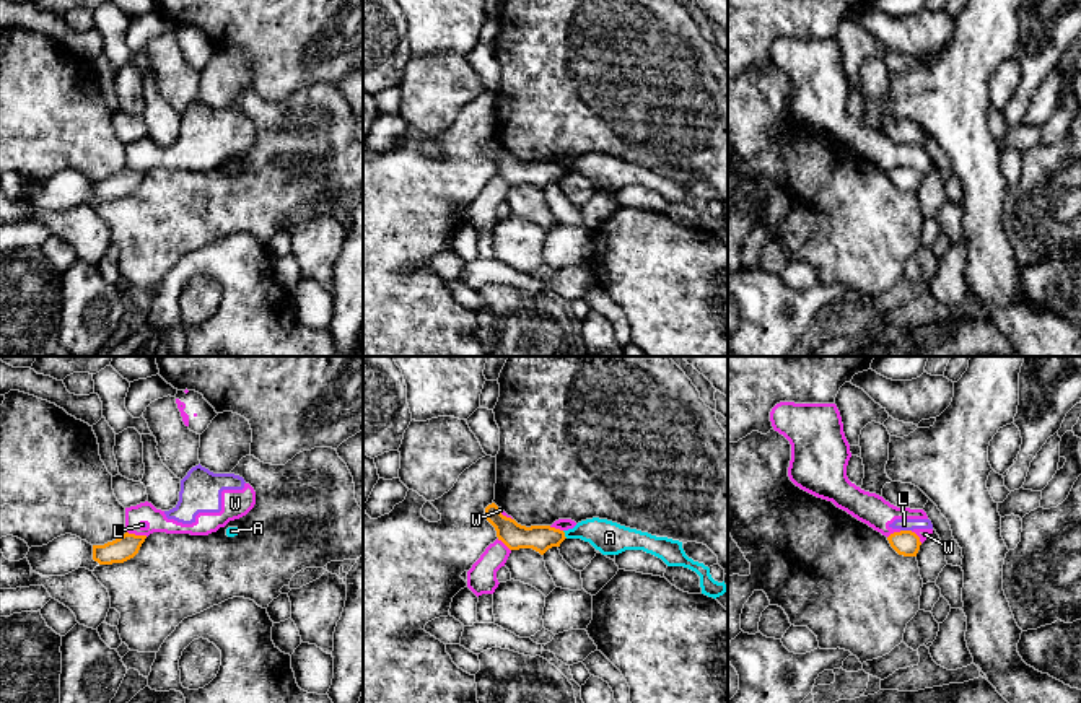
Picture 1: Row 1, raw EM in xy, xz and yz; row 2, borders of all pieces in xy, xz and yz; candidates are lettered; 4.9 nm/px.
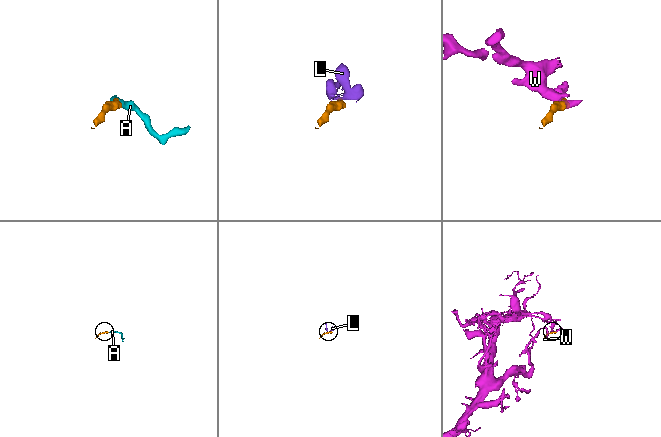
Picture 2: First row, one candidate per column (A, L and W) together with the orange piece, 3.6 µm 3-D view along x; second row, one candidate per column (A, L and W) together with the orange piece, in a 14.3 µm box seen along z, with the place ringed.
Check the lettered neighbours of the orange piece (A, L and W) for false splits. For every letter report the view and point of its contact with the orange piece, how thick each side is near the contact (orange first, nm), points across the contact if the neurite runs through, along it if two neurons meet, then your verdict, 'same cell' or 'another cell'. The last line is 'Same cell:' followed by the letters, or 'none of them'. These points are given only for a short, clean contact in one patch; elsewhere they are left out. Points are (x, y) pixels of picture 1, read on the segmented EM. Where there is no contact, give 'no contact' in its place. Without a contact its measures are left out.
A: contact xz (564, 534); calibres 130 and 160 nm; way xz (515, 536), (564, 534), (599, 532), (609, 537); same cell
L: contact yz (905, 531); calibres 130 and 60 nm; border yz (901, 529), (910, 531); another cell
W: contact xy (137, 536); calibres 120 and 110 nm; border xy (127, 531), (147, 536); another cell
Same cell: A

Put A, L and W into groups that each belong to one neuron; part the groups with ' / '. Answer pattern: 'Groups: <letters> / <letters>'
Groups: A / L W

